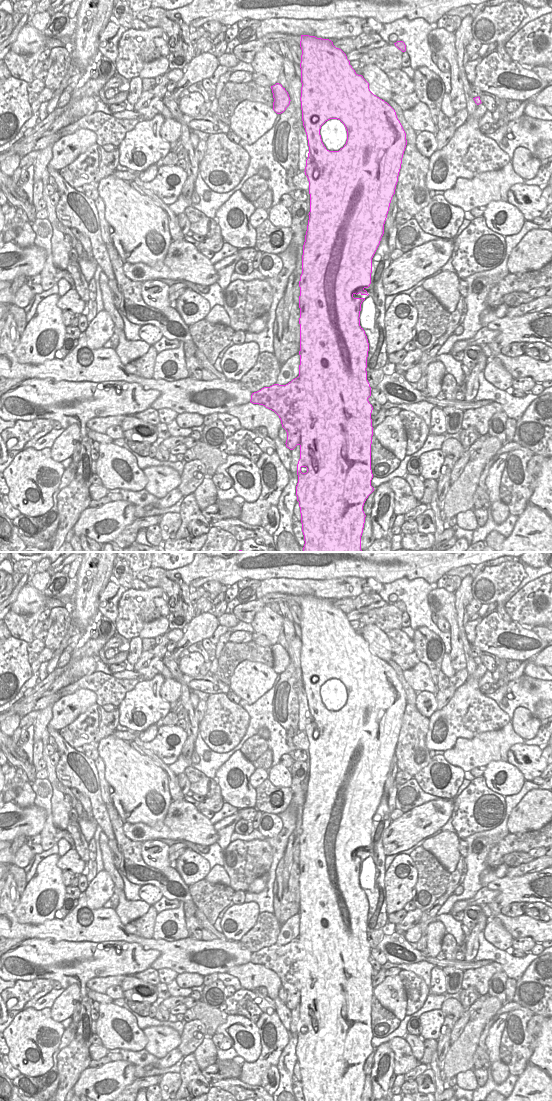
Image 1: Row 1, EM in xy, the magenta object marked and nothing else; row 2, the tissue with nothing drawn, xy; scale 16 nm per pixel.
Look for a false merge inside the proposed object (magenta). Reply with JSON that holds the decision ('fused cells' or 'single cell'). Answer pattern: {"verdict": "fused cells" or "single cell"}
{"verdict": "fused cells"}

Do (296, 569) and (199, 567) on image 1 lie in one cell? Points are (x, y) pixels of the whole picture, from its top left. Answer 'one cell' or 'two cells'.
one cell

